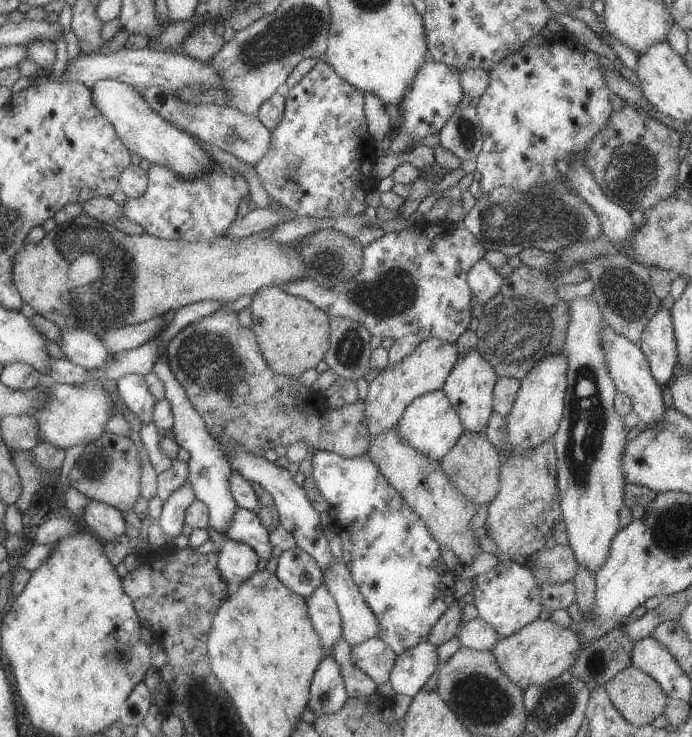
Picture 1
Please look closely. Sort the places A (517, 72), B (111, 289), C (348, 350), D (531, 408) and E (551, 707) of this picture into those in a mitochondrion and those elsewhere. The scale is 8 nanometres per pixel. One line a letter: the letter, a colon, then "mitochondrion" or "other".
A: other
B: mitochondrion
C: mitochondrion
D: other
E: mitochondrion

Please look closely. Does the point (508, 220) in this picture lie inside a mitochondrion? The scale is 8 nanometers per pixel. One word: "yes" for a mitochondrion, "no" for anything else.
yes

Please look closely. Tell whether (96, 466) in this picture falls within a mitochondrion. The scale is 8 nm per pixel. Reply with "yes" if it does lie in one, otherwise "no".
yes

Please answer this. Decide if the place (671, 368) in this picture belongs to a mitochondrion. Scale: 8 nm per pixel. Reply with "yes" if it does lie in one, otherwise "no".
no

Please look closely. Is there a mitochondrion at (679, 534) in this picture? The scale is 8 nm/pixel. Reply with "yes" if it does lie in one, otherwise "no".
yes

